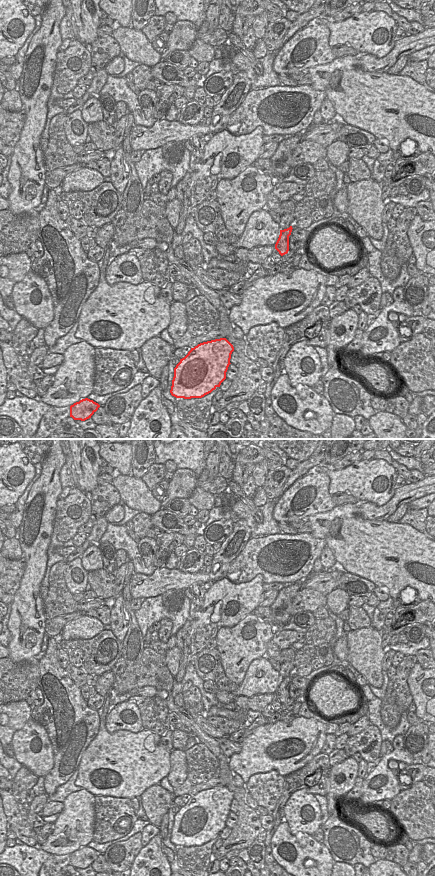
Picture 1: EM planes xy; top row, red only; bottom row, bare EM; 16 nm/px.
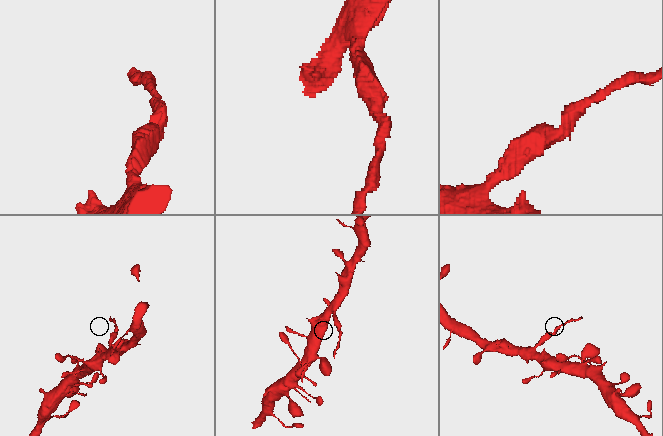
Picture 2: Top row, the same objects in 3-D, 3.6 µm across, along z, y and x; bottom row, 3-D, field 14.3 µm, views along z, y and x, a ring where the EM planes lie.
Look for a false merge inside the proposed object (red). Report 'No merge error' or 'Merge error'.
Merge error.

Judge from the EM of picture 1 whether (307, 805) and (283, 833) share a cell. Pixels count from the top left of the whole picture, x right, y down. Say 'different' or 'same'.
different

